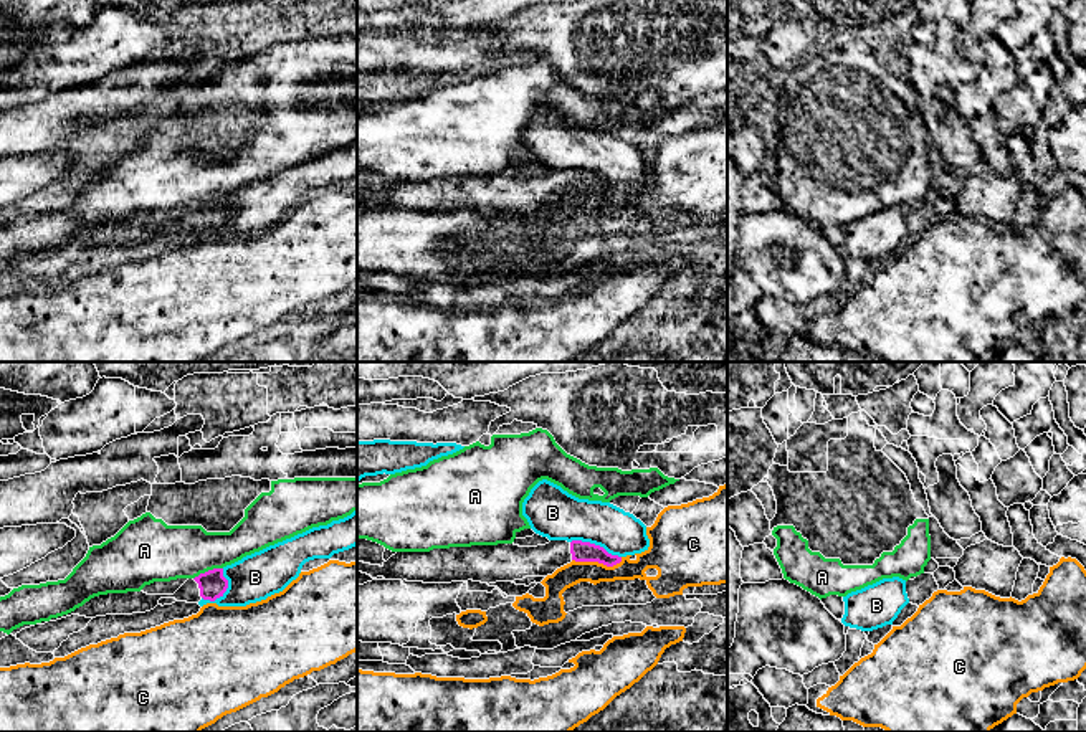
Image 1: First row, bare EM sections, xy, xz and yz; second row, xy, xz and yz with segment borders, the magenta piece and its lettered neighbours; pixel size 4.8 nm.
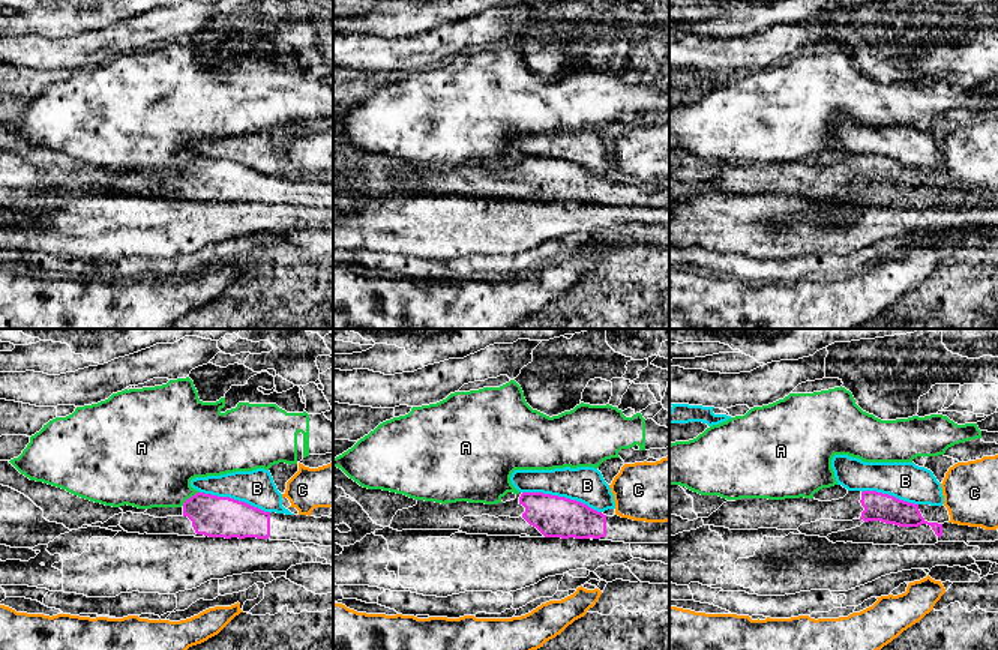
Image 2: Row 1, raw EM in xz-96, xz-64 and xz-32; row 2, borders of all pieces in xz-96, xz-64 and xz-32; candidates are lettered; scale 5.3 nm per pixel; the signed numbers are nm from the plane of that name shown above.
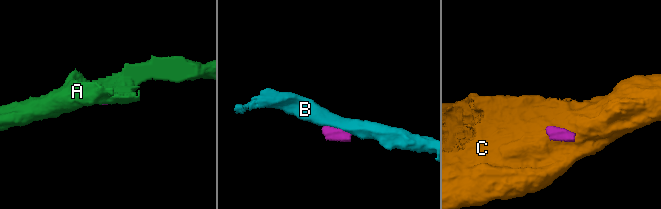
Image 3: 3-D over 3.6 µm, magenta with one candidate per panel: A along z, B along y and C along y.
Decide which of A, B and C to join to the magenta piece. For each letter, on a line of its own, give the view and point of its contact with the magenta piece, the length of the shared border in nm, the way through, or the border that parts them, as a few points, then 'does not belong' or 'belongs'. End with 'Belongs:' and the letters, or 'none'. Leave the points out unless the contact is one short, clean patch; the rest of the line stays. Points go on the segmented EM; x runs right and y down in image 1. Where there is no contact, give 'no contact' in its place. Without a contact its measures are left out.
A: contact xy (209, 570); length 160 nm; border xy (222, 567), (200, 572), (194, 579); does not belong
B: contact xz (594, 544); length 260 nm; border xz (571, 541), (589, 541), (620, 557); does not belong
C: contact xz (597, 560); length 240 nm; border xz (622, 557), (612, 565), (576, 562), (572, 559); does not belong
Belongs: none

